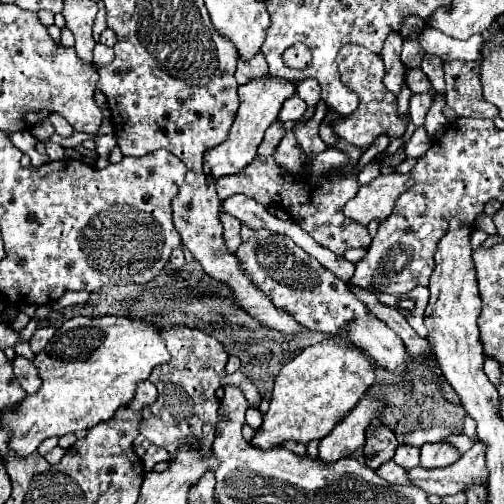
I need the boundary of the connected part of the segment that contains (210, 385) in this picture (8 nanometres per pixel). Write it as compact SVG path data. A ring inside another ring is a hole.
M171 326L163 328L159 334L167 344L171 362L155 366L149 376L159 390L159 398L141 410L139 432L151 444L165 448L171 454L171 458L175 458L179 454L179 448L189 442L199 442L201 454L207 456L215 438L219 410L219 398L215 396L215 390L227 376L225 364L229 354L225 352L219 340L197 328Z

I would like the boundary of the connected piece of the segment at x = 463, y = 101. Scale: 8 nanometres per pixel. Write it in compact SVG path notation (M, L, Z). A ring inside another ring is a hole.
M445 62L445 84L447 84L447 106L457 116L471 118L495 118L497 106L483 98L481 88L481 62Z

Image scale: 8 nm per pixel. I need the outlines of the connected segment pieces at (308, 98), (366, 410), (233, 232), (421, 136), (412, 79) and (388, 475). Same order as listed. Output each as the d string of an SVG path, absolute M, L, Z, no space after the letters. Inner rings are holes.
M305 78L305 80L301 80L301 82L297 82L297 94L307 102L307 106L309 106L309 114L305 114L301 120L307 120L307 118L311 118L313 114L313 108L315 108L315 104L321 100L321 96L319 96L319 82L315 80L315 78Z
M361 398L361 402L341 420L321 442L319 442L319 460L333 464L339 458L353 454L365 442L365 430L377 416L377 410L383 408L383 402L373 398Z
M221 214L221 224L225 228L223 232L223 238L225 238L225 246L231 254L235 254L241 238L239 238L239 230L241 230L241 222L237 222L237 218L233 218L231 214Z
M421 126L413 132L411 140L405 144L405 154L411 158L419 158L421 154L425 154L425 150L429 150L429 146L431 146L431 138L427 130Z
M411 68L407 72L407 82L413 92L429 92L431 90L431 82L421 68Z
M389 460L389 462L381 464L381 466L379 466L375 472L377 472L377 474L383 478L383 480L387 480L389 484L409 484L405 468L397 466L393 460Z

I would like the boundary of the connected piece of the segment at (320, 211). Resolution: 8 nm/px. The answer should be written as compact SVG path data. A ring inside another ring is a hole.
M277 120L267 132L265 132L265 140L259 146L257 158L245 166L241 172L231 174L231 176L223 176L219 180L215 180L215 188L221 200L229 198L231 194L245 194L253 200L257 200L259 204L279 204L283 206L291 216L301 216L303 224L301 228L307 230L317 242L321 242L323 246L327 246L329 250L333 250L335 254L341 254L347 248L369 248L371 238L367 234L365 226L357 226L355 222L349 222L349 218L343 216L343 206L349 198L353 198L359 190L357 180L343 176L341 168L331 170L319 178L307 176L307 174L289 174L285 170L281 170L275 160L273 160L273 150L275 146L281 142L281 138L285 136L285 128L283 124Z

